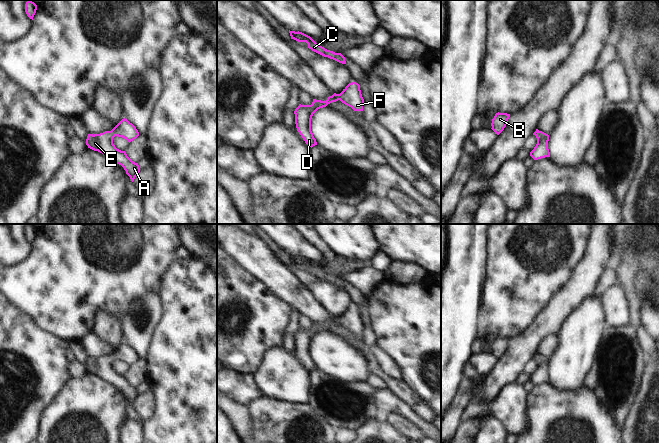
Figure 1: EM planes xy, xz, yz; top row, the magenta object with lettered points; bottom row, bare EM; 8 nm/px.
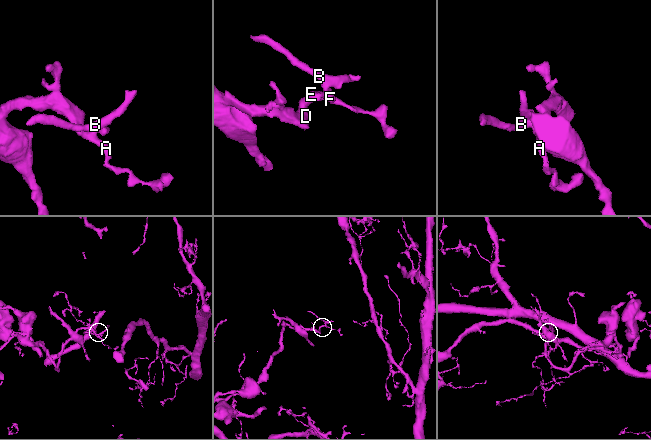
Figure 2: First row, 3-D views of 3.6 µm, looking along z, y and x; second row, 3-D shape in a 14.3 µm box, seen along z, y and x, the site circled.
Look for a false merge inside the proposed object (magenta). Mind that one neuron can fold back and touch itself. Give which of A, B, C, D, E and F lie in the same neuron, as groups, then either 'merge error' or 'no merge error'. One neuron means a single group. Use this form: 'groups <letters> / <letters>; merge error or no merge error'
groups A B C D E F; no merge error

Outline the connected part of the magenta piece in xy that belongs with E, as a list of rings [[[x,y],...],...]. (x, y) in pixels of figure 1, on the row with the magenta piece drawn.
[[[124,118],[111,131],[94,135],[88,134],[86,145],[88,148],[104,154],[121,165],[133,182],[140,172],[139,165],[133,162],[125,151],[121,151],[115,147],[113,144],[115,136],[122,137],[130,143],[139,136],[139,132],[132,123]]]

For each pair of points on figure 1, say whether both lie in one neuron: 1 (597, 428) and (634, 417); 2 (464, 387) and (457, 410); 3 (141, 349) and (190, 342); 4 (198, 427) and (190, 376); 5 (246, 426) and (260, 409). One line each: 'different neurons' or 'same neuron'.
1: different neurons
2: same neuron
3: different neurons
4: same neuron
5: different neurons

